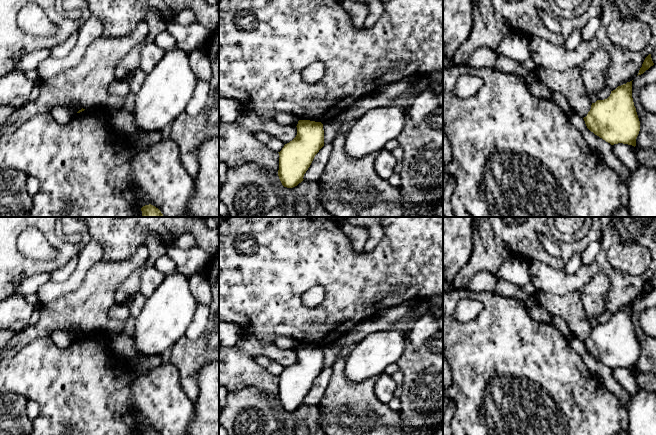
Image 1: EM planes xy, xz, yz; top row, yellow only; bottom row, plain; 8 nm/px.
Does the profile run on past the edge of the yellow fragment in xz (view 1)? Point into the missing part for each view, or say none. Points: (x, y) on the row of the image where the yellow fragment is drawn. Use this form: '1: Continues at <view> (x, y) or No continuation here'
1: No continuation here

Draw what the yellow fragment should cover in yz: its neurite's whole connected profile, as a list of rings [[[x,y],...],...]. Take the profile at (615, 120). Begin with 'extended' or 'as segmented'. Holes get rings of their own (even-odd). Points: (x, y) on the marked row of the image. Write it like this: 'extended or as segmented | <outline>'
as segmented | [[[632,81],[611,91],[607,99],[592,103],[590,111],[583,119],[591,132],[611,145],[623,143],[635,147],[640,131],[640,121],[632,98]]]

